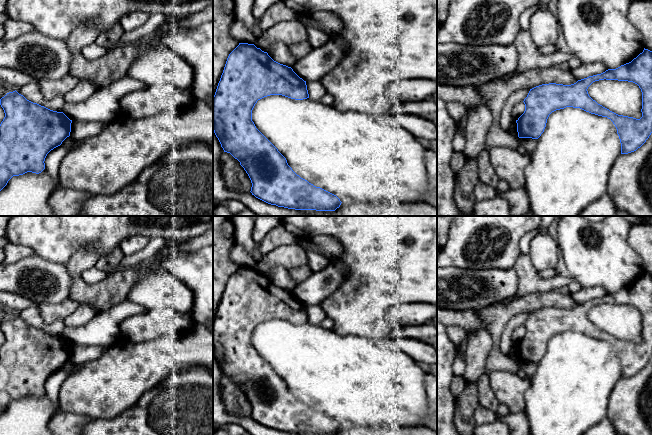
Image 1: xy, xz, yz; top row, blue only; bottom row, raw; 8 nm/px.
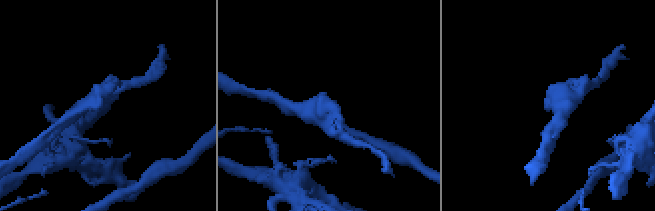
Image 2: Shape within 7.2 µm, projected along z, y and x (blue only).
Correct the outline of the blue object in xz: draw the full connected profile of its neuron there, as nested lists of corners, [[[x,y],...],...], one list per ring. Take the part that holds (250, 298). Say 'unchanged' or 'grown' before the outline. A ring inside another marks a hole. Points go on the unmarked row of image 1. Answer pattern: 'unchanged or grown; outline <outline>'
unchanged; outline [[[239,267],[227,282],[213,320],[213,355],[221,371],[240,386],[251,404],[250,416],[256,422],[288,433],[335,435],[342,427],[340,423],[297,399],[286,382],[252,345],[252,334],[257,325],[270,319],[282,319],[295,324],[309,322],[306,305],[291,291],[274,285],[267,276],[254,268]]]

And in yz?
unchanged; outline [[[644,272],[631,286],[578,304],[571,309],[549,307],[536,310],[530,313],[523,326],[525,335],[516,344],[519,362],[538,363],[552,336],[573,331],[610,343],[617,353],[621,378],[634,376],[652,357],[652,275]],[[604,303],[628,305],[639,310],[642,316],[640,343],[618,339],[589,320],[588,311],[593,306]]]

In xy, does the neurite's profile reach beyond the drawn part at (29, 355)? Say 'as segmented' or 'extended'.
as segmented

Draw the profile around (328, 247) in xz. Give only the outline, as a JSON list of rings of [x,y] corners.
[[[318,235],[309,240],[317,246],[319,254],[331,261],[338,259],[344,250],[343,246],[333,237]]]

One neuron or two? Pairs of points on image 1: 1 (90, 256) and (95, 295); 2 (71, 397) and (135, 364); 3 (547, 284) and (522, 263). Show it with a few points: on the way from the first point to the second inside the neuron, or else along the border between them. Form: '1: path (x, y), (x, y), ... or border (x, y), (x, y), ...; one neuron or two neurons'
1: path (79, 267), (77, 269), (77, 281), (84, 288); one neuron
2: path (87, 391), (102, 389), (119, 377); one neuron
3: path (540, 283), (527, 270); one neuron

